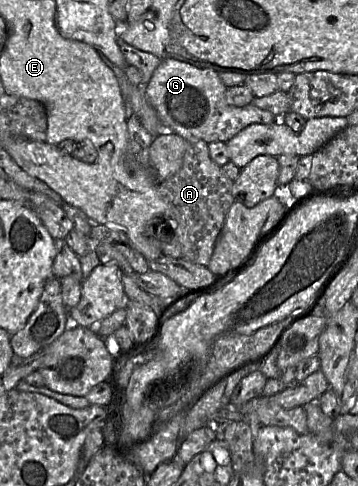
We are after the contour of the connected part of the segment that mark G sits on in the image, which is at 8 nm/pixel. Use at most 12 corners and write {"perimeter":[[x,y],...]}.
{"perimeter":[[161,60],[144,90],[164,129],[227,142],[281,118],[229,105],[219,72]]}

